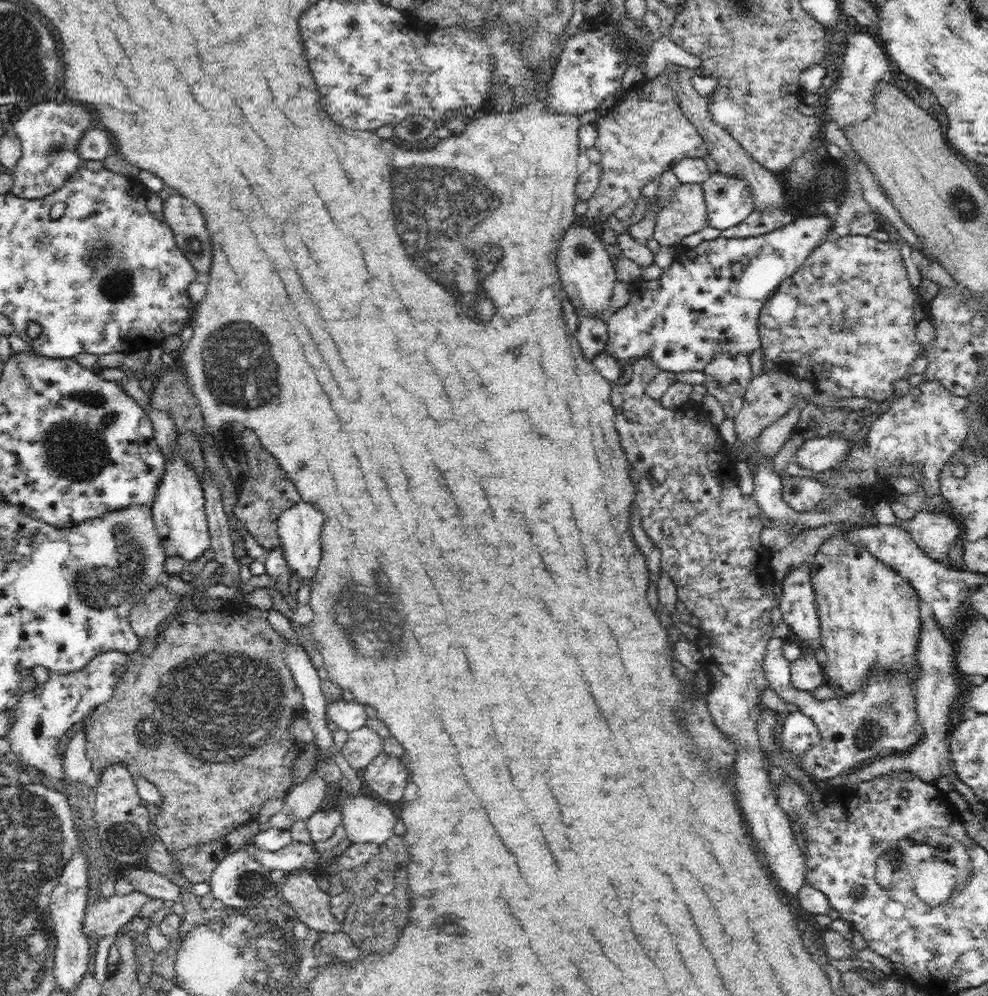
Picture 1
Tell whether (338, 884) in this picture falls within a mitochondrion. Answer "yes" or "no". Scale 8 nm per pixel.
no

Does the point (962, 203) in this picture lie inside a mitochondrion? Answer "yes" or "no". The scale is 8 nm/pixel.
yes

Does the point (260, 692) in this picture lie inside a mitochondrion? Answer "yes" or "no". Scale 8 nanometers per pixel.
yes

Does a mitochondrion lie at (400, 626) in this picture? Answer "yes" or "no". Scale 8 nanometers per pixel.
yes

